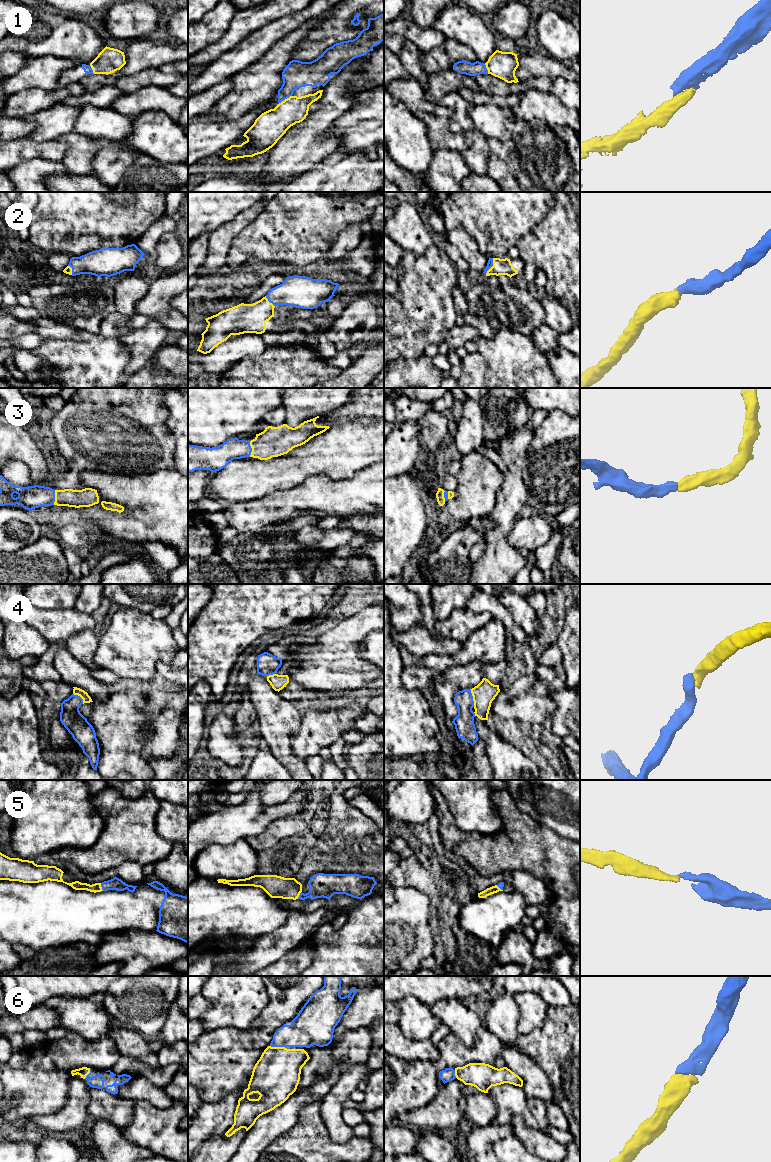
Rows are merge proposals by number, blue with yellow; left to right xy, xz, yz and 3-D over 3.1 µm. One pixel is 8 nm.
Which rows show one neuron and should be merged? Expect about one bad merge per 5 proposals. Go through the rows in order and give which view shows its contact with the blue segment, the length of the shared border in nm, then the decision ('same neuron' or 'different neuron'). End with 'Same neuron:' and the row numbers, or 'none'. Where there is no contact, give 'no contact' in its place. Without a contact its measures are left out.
1: meets blue in xz; contact 120 nm long; same neuron
2: meets blue in yz; contact 140 nm long; same neuron
3: meets blue in xz; contact 130 nm long; same neuron
4: meets blue in yz; contact 140 nm long; same neuron
5: meets blue in xy; contact 70 nm long; same neuron
6: meets blue in xz; contact 130 nm long; same neuron
Same neuron: 1, 2, 3, 4, 5, 6

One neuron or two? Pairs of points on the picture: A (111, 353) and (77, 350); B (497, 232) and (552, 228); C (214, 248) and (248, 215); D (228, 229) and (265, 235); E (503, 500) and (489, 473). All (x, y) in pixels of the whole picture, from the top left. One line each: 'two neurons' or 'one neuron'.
A: one neuron
B: two neurons
C: one neuron
D: two neurons
E: two neurons

